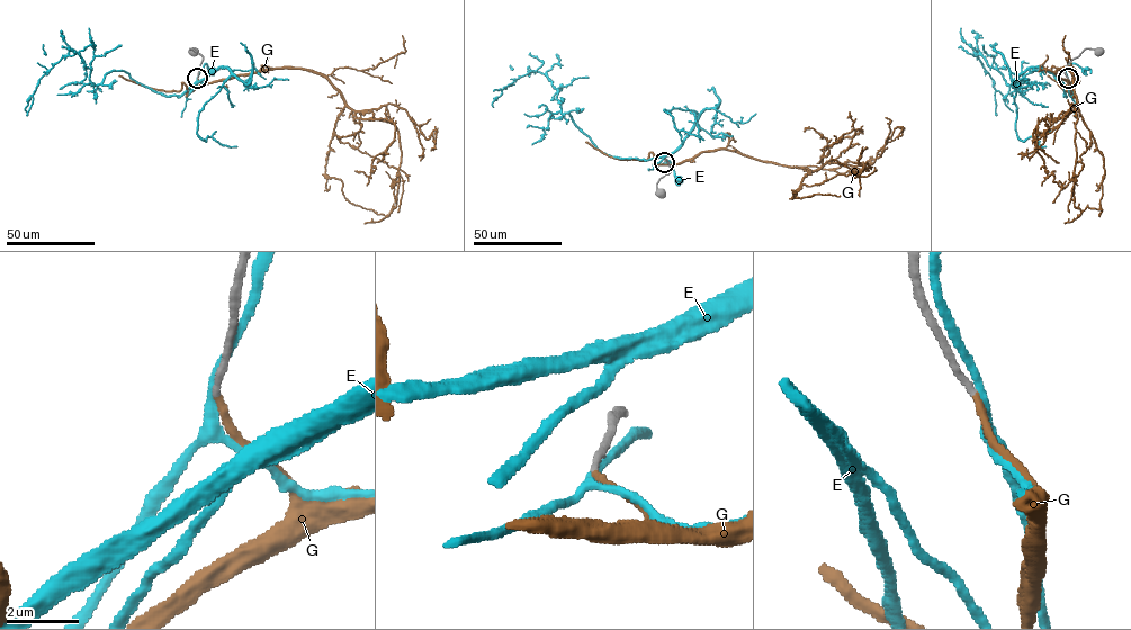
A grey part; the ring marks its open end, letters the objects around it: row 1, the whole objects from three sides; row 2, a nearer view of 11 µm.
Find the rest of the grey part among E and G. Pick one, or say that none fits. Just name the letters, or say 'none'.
G

